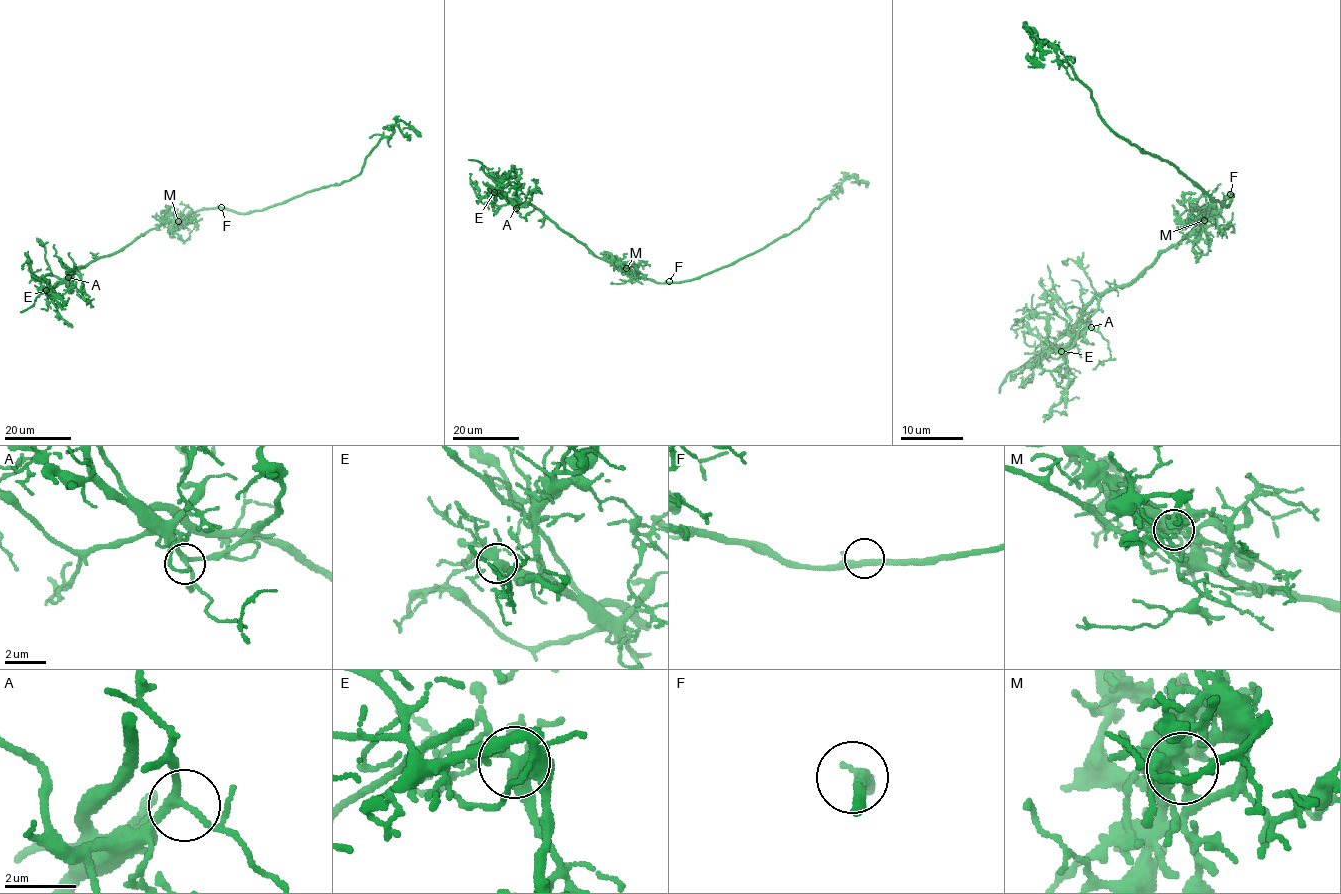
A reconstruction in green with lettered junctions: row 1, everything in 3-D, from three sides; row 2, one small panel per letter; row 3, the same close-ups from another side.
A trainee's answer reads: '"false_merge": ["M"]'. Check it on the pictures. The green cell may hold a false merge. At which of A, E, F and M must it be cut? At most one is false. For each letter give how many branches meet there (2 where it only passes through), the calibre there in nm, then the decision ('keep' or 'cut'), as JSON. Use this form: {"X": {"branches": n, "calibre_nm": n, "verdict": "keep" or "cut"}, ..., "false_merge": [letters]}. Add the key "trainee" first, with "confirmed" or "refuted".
{"trainee": "confirmed", "A": {"branches": 3, "calibre_nm": 200, "verdict": "keep"}, "E": {"branches": 7, "calibre_nm": 400, "verdict": "keep"}, "F": {"branches": 3, "calibre_nm": 280, "verdict": "keep"}, "M": {"branches": 3, "calibre_nm": 440, "verdict": "cut"}, "false_merge": ["M"]}

